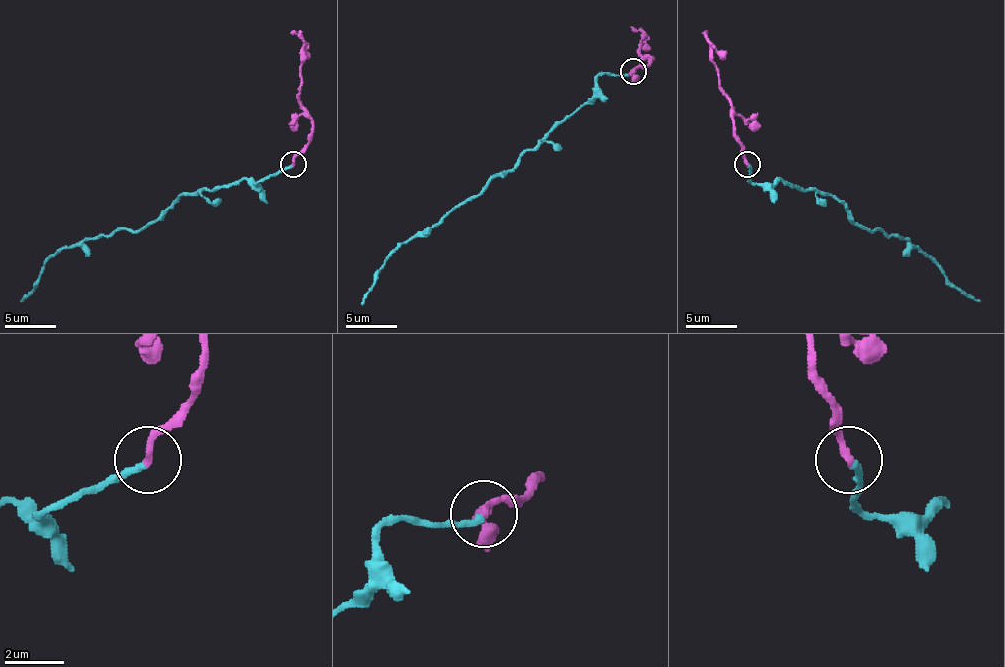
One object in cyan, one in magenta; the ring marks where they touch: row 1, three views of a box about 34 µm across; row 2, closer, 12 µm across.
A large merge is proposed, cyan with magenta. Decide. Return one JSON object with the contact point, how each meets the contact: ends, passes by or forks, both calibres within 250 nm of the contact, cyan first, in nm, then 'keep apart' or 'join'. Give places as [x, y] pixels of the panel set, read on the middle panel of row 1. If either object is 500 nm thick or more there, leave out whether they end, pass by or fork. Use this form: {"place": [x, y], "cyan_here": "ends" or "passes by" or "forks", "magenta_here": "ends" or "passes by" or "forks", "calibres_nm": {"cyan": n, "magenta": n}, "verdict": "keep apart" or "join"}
{"place": [633, 71], "cyan_here": "ends", "magenta_here": "ends", "calibres_nm": {"cyan": 240, "magenta": 240}, "verdict": "join"}

